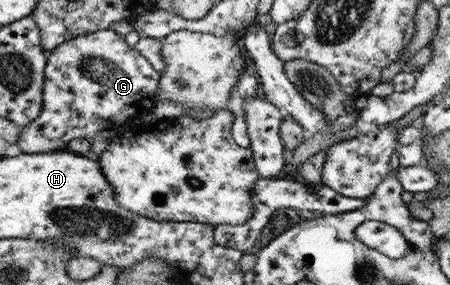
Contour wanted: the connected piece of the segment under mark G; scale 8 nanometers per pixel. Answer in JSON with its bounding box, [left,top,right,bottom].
[17,30,161,154]

